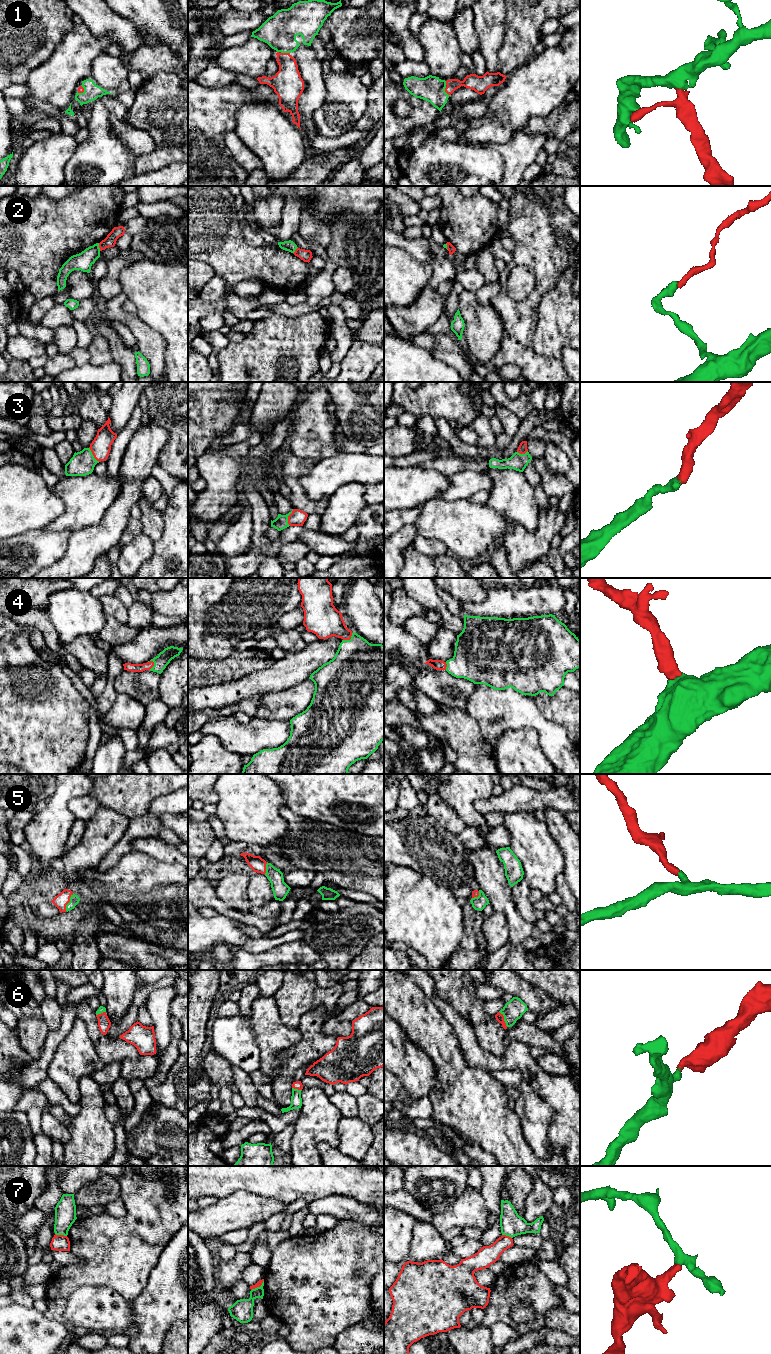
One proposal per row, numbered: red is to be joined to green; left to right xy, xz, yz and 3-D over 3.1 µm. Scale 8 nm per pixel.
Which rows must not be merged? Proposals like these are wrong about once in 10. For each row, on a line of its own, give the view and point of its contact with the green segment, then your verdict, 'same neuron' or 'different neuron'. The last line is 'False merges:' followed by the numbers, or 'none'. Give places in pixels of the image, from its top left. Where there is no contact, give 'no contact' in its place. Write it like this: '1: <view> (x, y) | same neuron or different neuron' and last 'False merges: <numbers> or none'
1: yz (444, 91) | same neuron
2: xy (98, 247) | different neuron
3: xz (287, 517) | same neuron
4: xz (350, 639) | same neuron
5: xy (69, 902) | same neuron
6: yz (504, 1019) | same neuron
7: xz (258, 1287) | different neuron
False merges: 2, 7

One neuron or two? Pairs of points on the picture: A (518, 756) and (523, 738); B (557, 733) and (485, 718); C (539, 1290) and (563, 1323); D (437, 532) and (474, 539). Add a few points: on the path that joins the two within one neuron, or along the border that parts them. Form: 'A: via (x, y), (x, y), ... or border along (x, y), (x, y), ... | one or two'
A: via (518, 752), (523, 742) | one
B: via (539, 723), (526, 714), (503, 714) | one
C: border along (562, 1306), (551, 1308), (546, 1313), (545, 1325) | two
D: via (446, 532), (465, 532) | one

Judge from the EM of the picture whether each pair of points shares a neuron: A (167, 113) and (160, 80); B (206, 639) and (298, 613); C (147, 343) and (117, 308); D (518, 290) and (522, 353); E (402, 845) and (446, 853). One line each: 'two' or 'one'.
A: one
B: two
C: one
D: two
E: one

